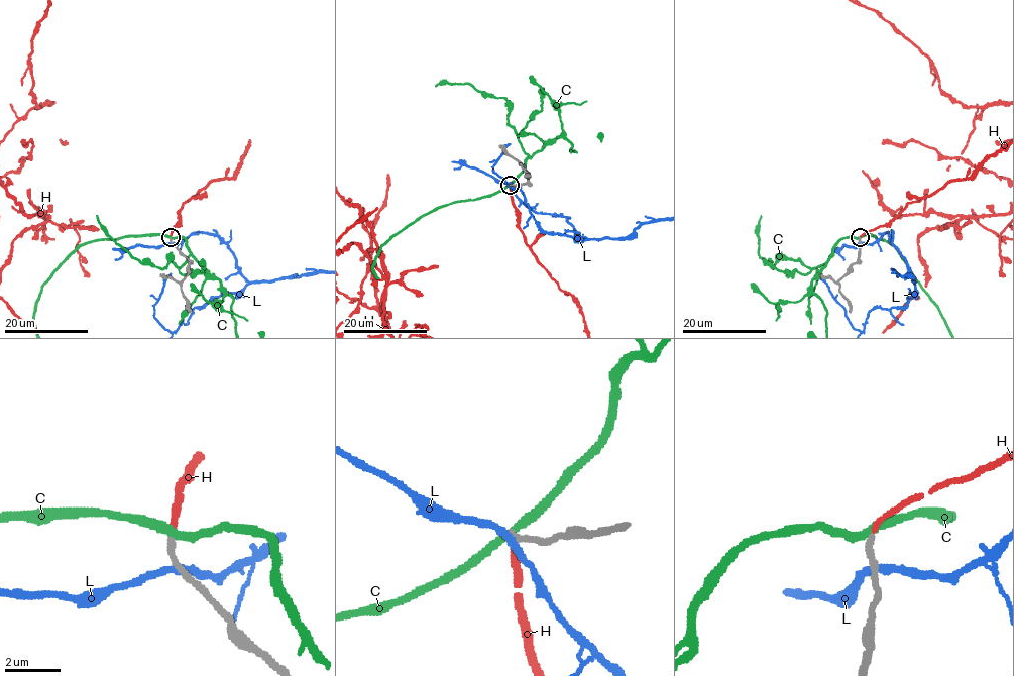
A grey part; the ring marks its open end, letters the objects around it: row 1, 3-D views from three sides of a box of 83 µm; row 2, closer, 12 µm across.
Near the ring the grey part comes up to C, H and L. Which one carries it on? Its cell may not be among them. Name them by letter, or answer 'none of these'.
H

